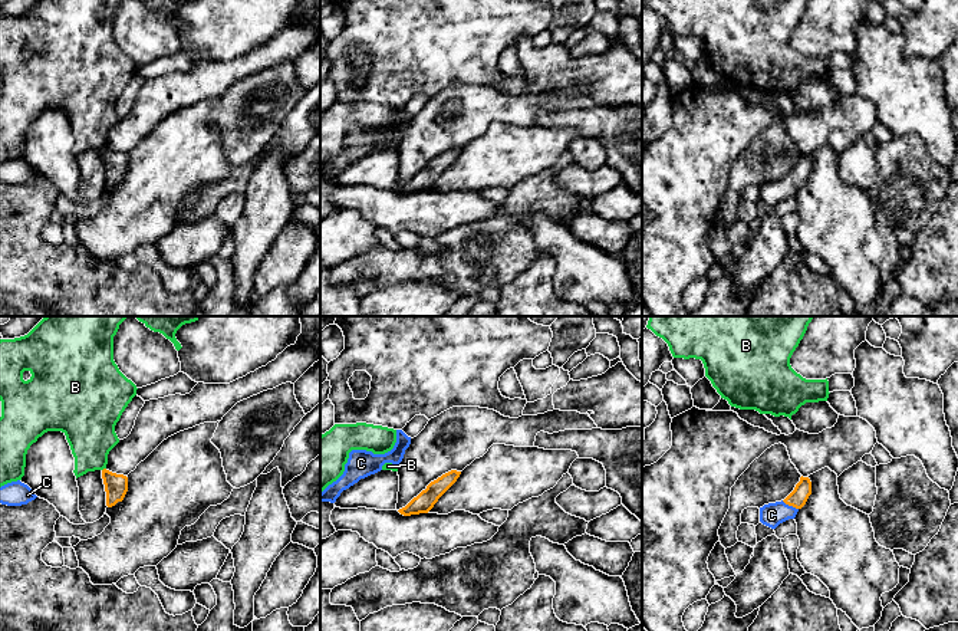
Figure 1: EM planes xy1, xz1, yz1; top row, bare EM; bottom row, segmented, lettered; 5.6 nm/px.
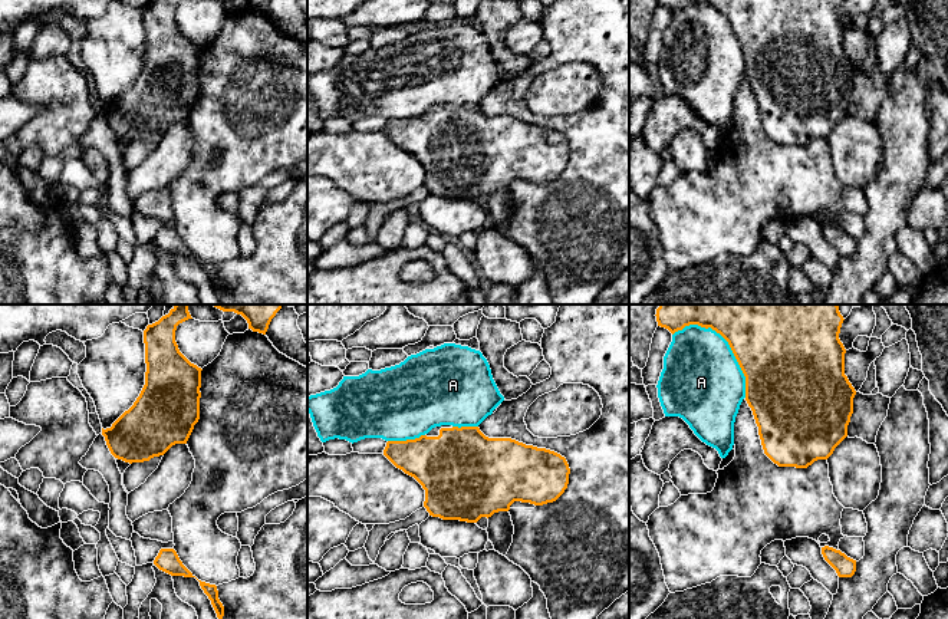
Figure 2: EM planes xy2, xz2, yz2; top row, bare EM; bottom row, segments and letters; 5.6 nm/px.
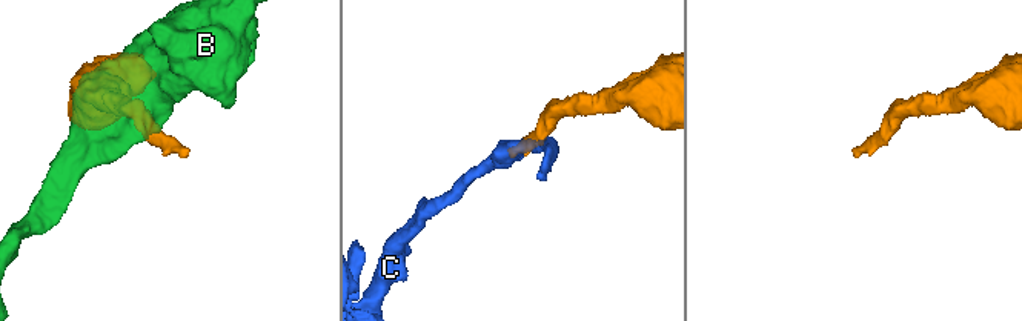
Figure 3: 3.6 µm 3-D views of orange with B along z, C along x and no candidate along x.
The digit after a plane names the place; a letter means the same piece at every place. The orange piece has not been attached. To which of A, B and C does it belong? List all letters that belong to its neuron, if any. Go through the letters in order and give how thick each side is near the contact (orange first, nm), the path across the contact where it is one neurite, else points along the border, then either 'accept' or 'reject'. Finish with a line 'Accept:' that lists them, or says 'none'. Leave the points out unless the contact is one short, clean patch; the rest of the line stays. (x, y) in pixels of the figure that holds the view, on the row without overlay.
A: 360/440 nm | reject
B: 130/280 nm | along xy1 (105, 145), (102, 148) | reject
C: 100/140 nm | across yz1 (797, 176), (790, 183), (772, 193) | accept
Accept: C

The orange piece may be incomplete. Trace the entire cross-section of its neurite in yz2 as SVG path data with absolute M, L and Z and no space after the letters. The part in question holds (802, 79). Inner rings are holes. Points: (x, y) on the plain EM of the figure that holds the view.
M658 0L658 4L668 7L672 13L685 4L698 3L711 6L720 11L730 23L744 55L745 55L745 79L753 89L764 132L779 145L807 146L817 138L827 138L835 126L847 115L847 103L853 92L855 66L845 53L846 27L839 17L843 0Z

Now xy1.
M103 147L102 157L106 170L106 184L112 185L118 180L122 180L128 170L128 155Z

